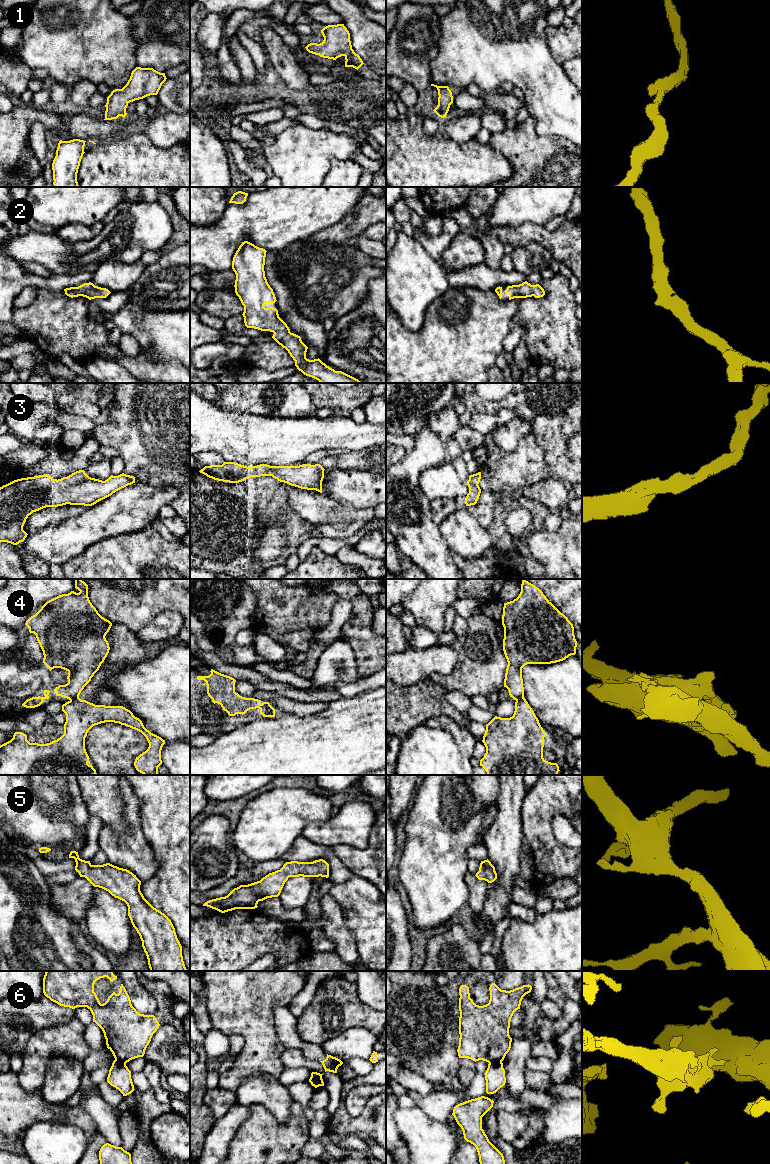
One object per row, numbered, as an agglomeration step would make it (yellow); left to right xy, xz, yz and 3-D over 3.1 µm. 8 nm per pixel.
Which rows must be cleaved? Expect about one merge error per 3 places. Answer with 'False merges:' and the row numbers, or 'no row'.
False merges: 4, 6

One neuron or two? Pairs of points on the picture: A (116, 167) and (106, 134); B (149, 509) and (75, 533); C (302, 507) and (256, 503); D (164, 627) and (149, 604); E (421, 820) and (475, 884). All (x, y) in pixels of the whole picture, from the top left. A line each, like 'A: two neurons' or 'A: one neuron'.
A: two neurons
B: one neuron
C: two neurons
D: two neurons
E: two neurons

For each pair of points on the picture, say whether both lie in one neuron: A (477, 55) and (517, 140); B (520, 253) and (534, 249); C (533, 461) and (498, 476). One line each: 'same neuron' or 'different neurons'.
A: different neurons
B: same neuron
C: same neuron

